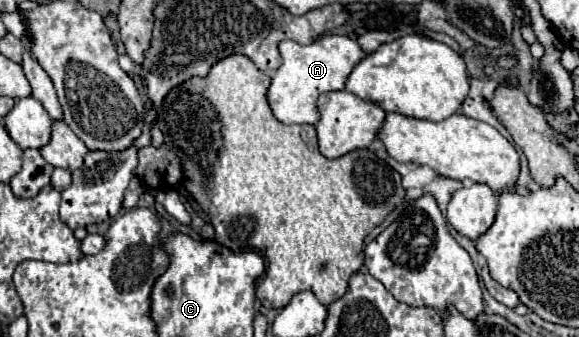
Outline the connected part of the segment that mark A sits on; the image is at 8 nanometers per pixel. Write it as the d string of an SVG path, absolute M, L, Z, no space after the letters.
M327 34L315 40L309 46L301 46L293 40L285 40L279 44L283 64L277 68L267 100L283 124L317 124L321 114L317 110L317 98L325 92L345 90L345 82L351 74L351 70L367 56L363 48L357 44L357 40L351 40L347 36L335 36Z

